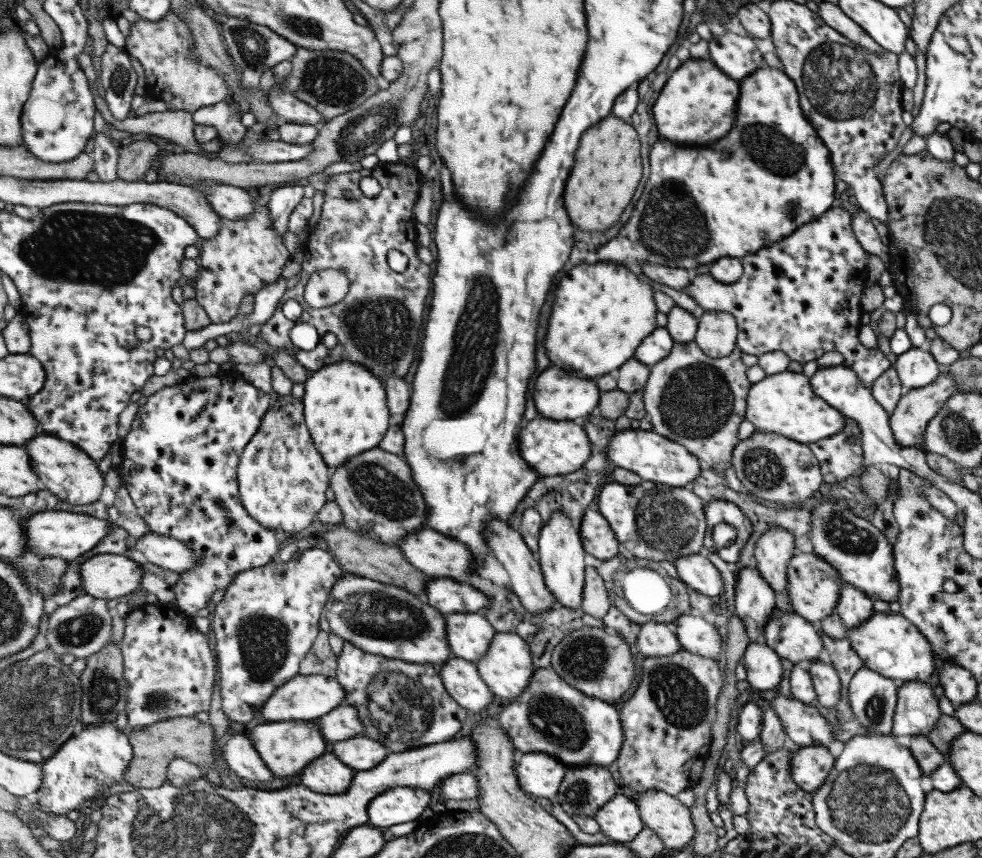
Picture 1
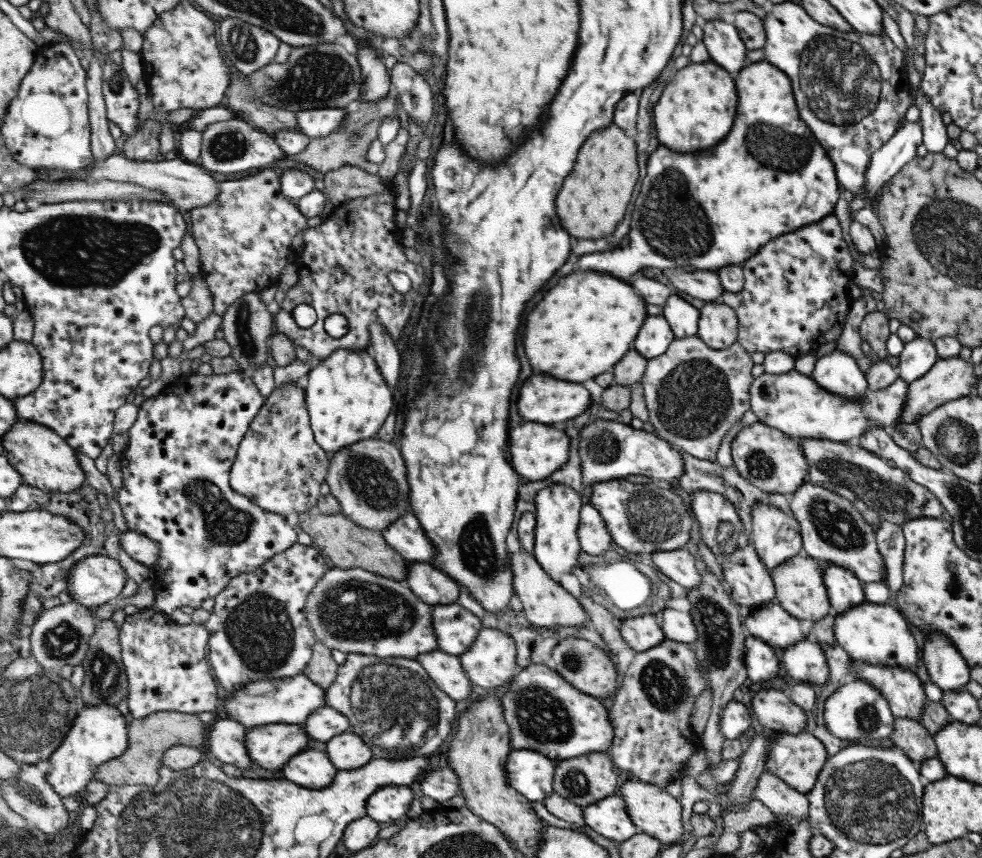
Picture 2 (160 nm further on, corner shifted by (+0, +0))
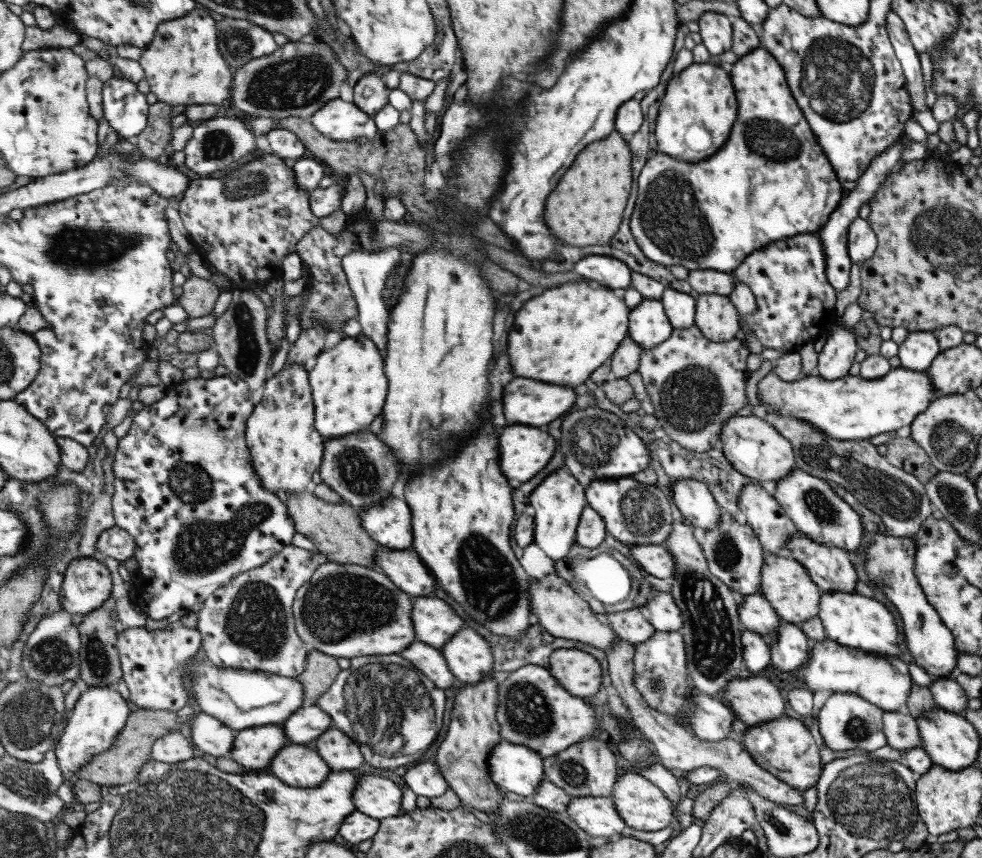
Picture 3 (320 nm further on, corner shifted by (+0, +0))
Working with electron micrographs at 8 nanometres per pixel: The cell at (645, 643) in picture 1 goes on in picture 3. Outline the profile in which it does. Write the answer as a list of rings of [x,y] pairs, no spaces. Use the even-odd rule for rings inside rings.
[[[637,609],[607,613],[605,618],[618,638],[632,645],[645,642],[655,632]]]

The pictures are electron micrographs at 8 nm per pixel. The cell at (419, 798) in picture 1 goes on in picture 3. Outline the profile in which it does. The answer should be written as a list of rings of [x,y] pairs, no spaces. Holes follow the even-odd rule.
[[[369,773],[363,776],[353,792],[356,810],[381,822],[401,811],[401,788],[387,777]]]

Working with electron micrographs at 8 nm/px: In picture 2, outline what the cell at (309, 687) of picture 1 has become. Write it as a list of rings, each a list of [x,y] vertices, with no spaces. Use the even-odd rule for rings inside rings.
[[[305,672],[299,673],[297,677],[251,681],[237,693],[229,695],[224,705],[228,718],[246,725],[249,730],[256,726],[273,724],[305,725],[311,713],[326,706],[326,689]]]

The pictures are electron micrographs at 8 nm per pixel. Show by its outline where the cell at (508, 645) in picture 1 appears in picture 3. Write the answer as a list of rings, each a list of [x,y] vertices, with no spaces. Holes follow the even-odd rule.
[[[468,627],[461,628],[440,650],[449,672],[463,683],[477,682],[492,670],[490,644]]]

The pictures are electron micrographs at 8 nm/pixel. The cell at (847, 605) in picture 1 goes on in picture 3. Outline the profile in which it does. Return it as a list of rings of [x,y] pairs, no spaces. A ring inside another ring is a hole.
[[[792,532],[782,546],[783,554],[800,563],[810,576],[811,582],[816,584],[822,592],[853,593],[855,583],[858,581],[853,565],[847,553],[840,548],[829,545],[819,545],[817,541],[808,539],[805,533]]]

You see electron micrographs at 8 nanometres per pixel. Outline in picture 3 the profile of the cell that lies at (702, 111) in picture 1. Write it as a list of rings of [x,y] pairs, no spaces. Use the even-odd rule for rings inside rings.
[[[712,61],[691,64],[669,80],[653,126],[654,138],[657,138],[659,148],[657,152],[683,162],[699,162],[719,150],[721,144],[727,140],[731,124],[735,122],[737,102],[729,76],[713,64],[715,63]]]

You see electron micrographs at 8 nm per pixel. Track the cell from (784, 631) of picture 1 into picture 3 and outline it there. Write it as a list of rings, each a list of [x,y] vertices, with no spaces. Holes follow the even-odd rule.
[[[759,593],[738,596],[737,614],[743,629],[760,634],[766,640],[773,638],[781,626],[779,616]]]

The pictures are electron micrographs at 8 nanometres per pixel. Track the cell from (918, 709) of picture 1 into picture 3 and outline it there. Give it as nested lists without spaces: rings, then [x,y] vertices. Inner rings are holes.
[[[831,639],[808,641],[810,651],[808,661],[796,671],[790,672],[793,678],[803,682],[810,691],[829,690],[832,693],[858,694],[869,704],[885,712],[902,712],[905,709],[907,694],[913,684],[908,673],[907,663],[897,657],[865,653],[837,644]]]

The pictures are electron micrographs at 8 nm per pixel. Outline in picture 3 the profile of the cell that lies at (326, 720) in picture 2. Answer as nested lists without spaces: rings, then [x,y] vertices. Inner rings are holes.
[[[319,705],[303,706],[283,724],[288,740],[295,744],[305,744],[305,742],[317,740],[333,725],[331,715],[327,714],[327,711]]]

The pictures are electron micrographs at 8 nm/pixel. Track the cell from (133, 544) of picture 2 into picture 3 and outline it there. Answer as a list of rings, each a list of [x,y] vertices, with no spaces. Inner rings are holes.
[[[116,524],[101,533],[97,546],[102,554],[123,563],[134,558],[137,543],[132,534]]]

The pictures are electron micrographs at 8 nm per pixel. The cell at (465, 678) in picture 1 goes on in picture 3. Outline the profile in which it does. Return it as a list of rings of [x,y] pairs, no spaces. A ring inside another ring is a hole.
[[[413,641],[400,654],[407,662],[418,668],[437,688],[445,689],[451,686],[454,676],[449,672],[439,649]]]

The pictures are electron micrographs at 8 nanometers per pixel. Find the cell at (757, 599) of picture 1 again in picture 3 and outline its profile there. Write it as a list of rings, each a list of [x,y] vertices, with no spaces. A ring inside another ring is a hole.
[[[734,518],[727,522],[720,520],[712,529],[704,530],[700,549],[709,572],[728,589],[738,596],[758,593],[763,549],[747,523],[740,525]]]

